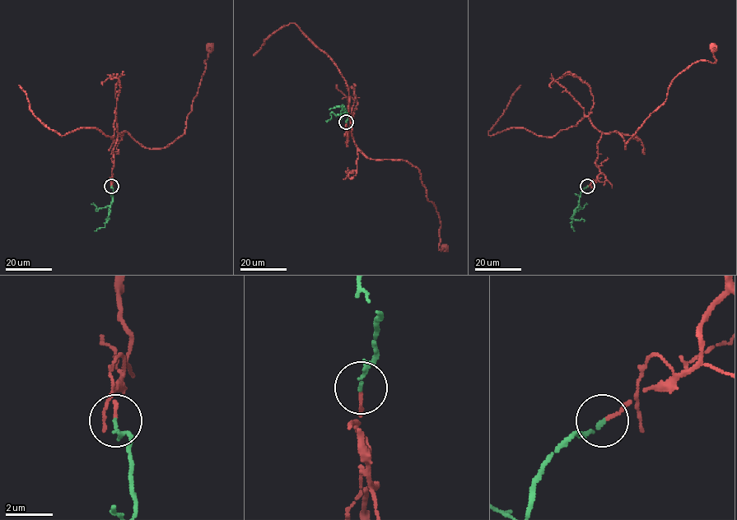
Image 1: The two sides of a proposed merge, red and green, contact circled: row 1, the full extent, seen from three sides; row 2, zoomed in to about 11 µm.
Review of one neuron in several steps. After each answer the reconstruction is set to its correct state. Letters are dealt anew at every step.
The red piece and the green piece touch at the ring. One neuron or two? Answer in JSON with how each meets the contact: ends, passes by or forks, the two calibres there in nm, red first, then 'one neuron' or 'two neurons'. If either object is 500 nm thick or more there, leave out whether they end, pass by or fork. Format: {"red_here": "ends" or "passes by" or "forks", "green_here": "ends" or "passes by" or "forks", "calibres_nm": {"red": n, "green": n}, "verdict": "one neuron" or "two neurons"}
{"red_here": "ends", "green_here": "ends", "calibres_nm": {"red": 130, "green": 140}, "verdict": "one neuron"}

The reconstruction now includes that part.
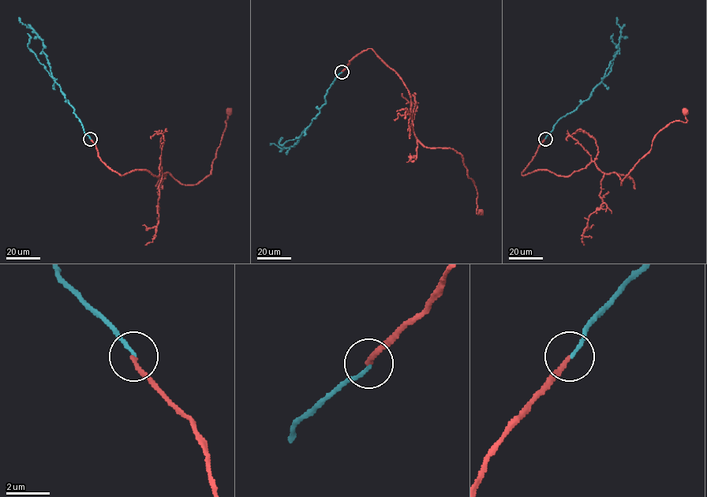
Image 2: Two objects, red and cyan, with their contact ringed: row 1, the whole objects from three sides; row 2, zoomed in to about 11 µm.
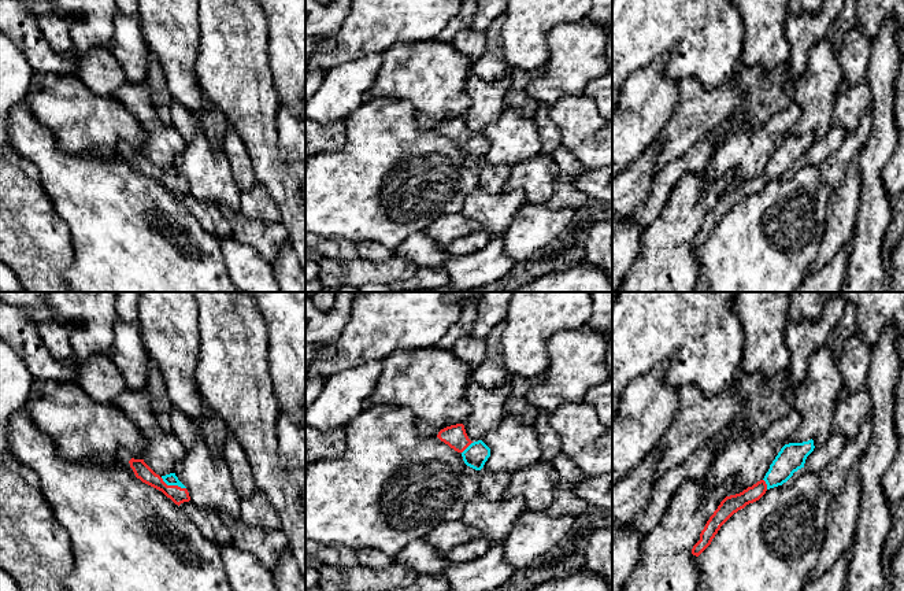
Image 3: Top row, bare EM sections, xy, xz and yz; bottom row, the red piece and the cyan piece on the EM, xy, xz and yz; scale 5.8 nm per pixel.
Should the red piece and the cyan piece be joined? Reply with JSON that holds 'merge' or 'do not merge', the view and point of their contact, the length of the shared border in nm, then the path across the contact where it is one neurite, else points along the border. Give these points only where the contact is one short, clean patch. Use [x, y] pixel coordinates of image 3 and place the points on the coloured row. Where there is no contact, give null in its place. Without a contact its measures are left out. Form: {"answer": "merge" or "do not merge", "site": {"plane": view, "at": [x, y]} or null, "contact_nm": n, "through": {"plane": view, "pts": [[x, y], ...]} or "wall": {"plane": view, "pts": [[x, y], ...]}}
{"answer": "merge", "site": {"plane": "xy", "at": [173, 486]}, "contact_nm": 170, "through": {"plane": "xy", "pts": [[178, 495], [173, 486], [171, 479]]}}

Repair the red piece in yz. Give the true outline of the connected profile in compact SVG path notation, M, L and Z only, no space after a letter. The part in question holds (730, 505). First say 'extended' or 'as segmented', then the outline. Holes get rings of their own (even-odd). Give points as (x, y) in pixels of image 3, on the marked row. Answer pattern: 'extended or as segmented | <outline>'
extended | M814 440L785 444L764 479L740 494L726 496L707 521L700 540L693 546L692 554L699 557L712 542L720 527L738 510L759 500L767 490L782 485L794 472L804 468L807 457L814 451Z

